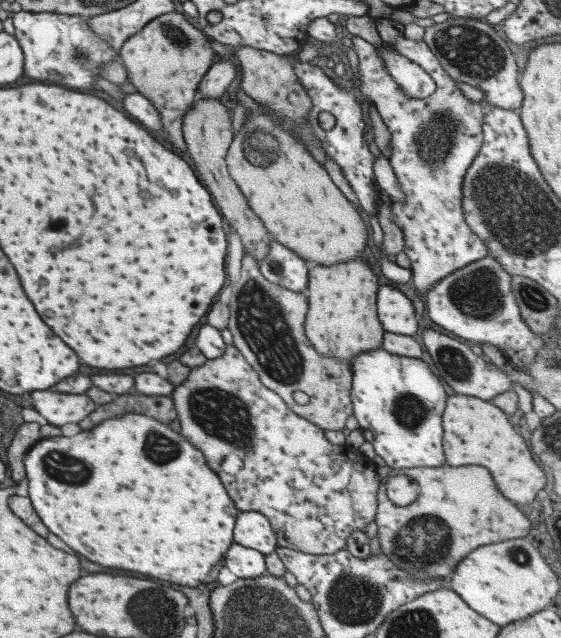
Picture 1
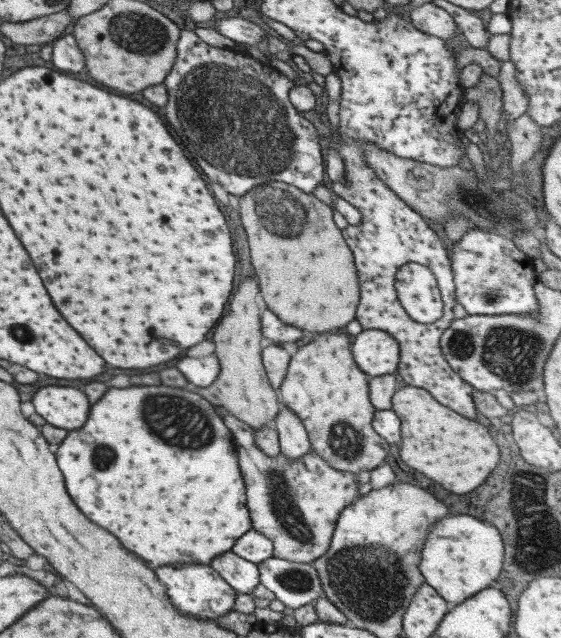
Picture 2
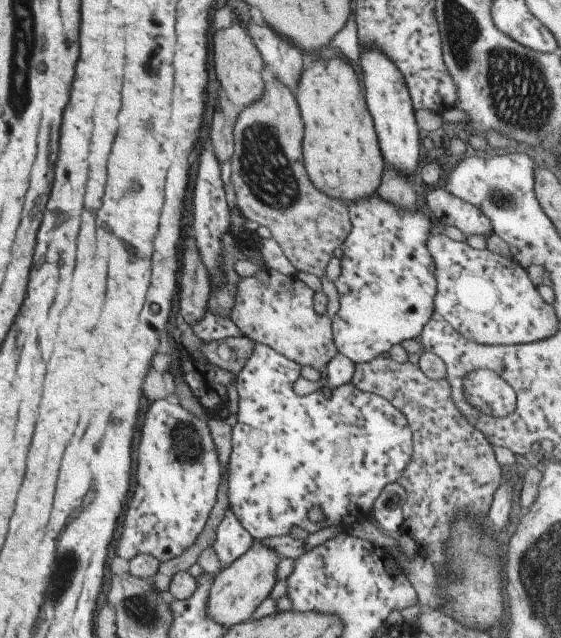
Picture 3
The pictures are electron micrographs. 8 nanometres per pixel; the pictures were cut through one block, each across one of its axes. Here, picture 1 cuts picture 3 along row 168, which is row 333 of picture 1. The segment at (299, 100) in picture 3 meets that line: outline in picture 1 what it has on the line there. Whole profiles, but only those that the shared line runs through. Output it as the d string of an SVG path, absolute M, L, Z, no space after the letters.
M359 257L308 270L304 334L319 354L350 364L361 352L380 348L384 331L375 316L377 289L377 276Z

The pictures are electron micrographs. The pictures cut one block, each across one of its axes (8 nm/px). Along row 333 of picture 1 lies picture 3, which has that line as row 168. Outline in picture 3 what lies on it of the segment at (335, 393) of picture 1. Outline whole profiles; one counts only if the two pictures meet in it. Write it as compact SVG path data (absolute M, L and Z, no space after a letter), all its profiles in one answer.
M267 77L259 101L238 110L232 128L231 182L236 208L242 218L267 228L271 239L277 243L297 273L309 273L321 279L325 275L327 263L333 256L333 250L341 247L352 227L347 203L323 196L307 179L302 164L303 124L294 96L295 94L282 86L282 83Z

